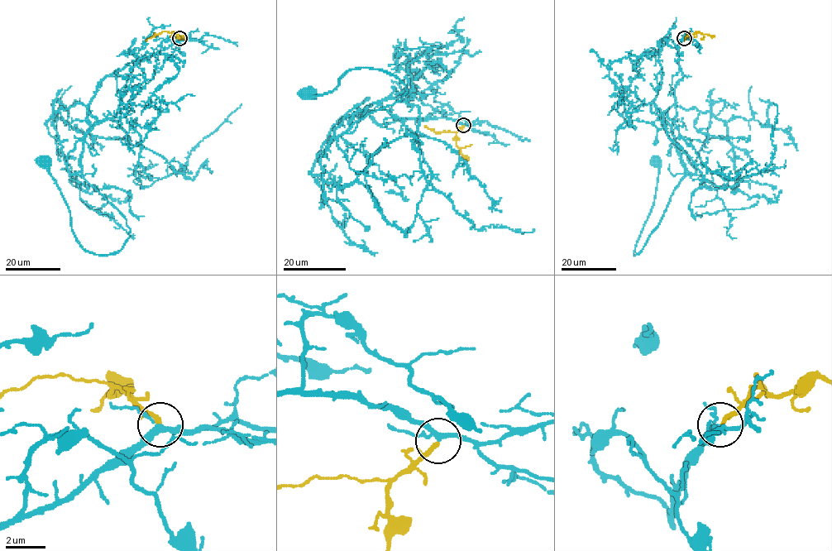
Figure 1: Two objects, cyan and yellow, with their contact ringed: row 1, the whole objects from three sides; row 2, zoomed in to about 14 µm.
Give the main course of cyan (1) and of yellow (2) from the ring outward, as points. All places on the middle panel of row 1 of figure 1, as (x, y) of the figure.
1: (463, 125), (379, 124), (361, 112), (351, 126), (407, 92), (383, 71), (351, 69), (333, 90), (308, 92)
2: (463, 125), (456, 131), (436, 133), (425, 125)

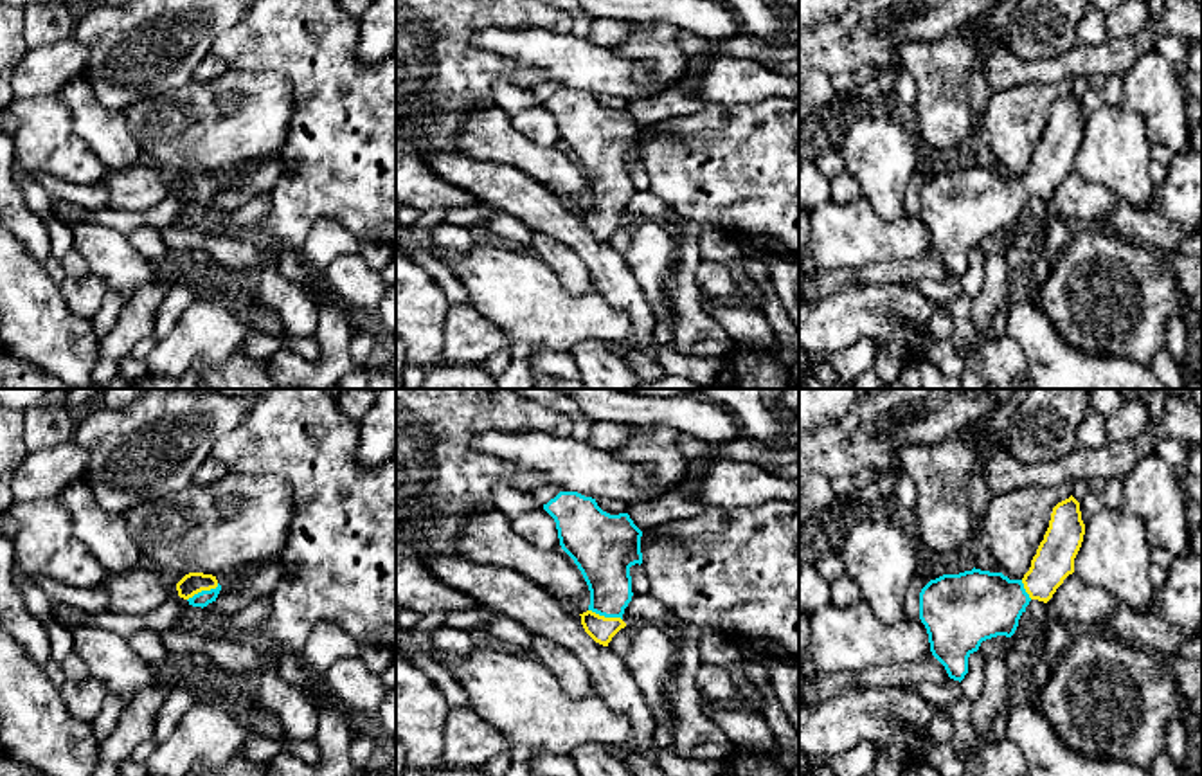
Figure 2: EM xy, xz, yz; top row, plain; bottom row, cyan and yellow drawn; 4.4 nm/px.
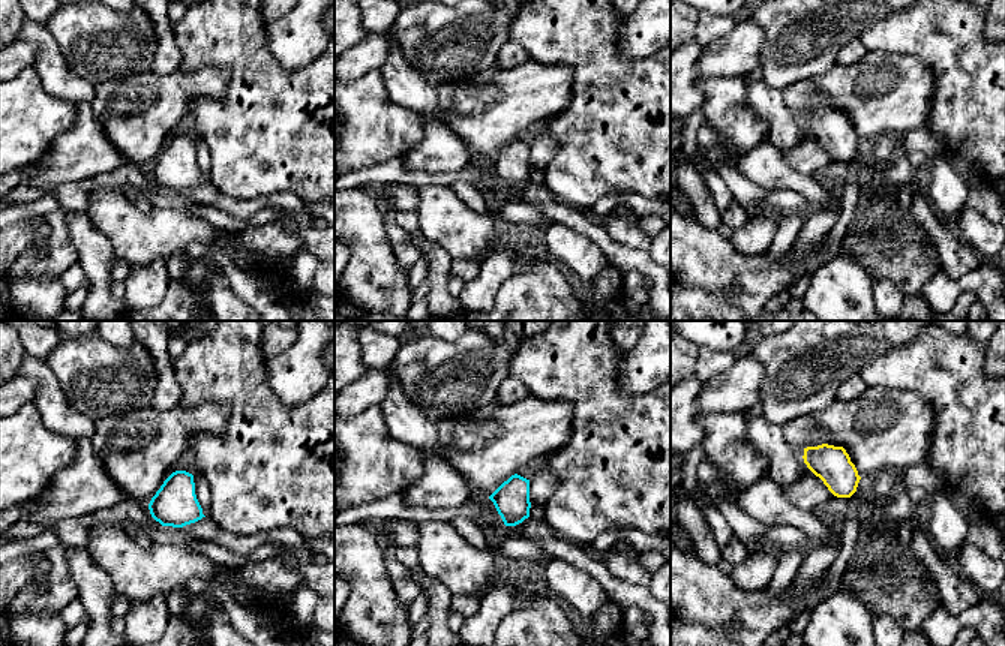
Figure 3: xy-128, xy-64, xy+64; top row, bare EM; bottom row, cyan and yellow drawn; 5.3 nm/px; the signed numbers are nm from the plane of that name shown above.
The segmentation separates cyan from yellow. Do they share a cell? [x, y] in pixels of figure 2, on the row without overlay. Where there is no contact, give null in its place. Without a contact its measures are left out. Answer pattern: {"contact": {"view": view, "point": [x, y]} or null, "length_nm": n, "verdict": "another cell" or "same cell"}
{"contact": {"view": "xz", "point": [605, 213]}, "length_nm": 160, "verdict": "same cell"}

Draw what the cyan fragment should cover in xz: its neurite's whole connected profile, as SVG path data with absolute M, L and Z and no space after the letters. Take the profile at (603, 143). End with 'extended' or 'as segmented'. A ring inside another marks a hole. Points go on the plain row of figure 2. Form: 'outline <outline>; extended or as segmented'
outline M560 88L543 106L554 115L560 142L590 187L581 221L596 239L608 243L626 223L623 211L633 193L630 164L642 160L642 128L628 110L610 112L578 88Z; extended

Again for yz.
outline M1071 92L1053 104L1049 124L1022 176L981 166L943 171L919 189L919 216L930 248L954 277L968 270L968 254L981 239L1011 234L1031 196L1047 200L1074 169L1085 121L1080 99Z; extended

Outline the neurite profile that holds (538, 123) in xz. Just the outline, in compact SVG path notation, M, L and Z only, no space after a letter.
M545 106L527 108L511 115L513 126L542 146L560 146L554 115Z

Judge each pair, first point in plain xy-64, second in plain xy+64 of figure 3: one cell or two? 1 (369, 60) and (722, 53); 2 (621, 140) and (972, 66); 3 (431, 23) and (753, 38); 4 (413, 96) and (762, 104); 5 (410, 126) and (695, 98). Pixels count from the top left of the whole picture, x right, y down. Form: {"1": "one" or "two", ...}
{"1": "one", "2": "one", "3": "two", "4": "one", "5": "two"}

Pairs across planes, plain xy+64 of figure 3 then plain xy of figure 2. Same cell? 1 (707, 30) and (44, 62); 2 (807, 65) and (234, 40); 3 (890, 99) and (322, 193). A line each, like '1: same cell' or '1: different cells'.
1: different cells
2: different cells
3: different cells

